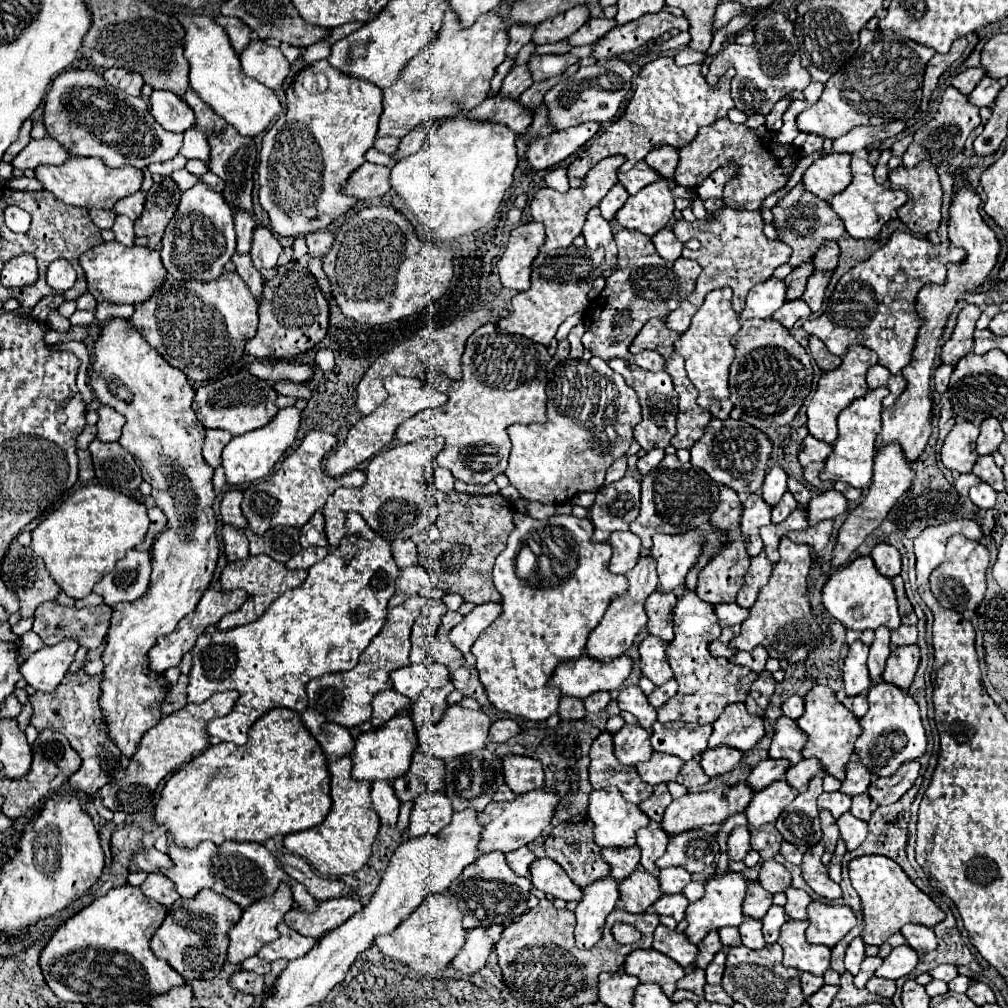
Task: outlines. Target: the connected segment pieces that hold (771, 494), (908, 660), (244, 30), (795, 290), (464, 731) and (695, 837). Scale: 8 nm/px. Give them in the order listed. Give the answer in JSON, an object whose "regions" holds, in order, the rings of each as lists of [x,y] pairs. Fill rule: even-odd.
{"regions":[[[[770,468],[770,472],[766,474],[766,480],[764,480],[764,486],[762,486],[762,498],[766,500],[766,504],[770,504],[770,506],[778,504],[782,494],[788,490],[786,480],[788,480],[788,476],[782,468]]],[[[908,644],[908,646],[896,646],[888,658],[886,670],[882,678],[890,684],[896,684],[902,690],[908,690],[914,674],[920,664],[920,646],[918,644]]],[[[220,16],[220,18],[216,18],[216,22],[226,30],[236,54],[242,54],[244,48],[252,40],[252,30],[242,20],[238,20],[234,16]]],[[[806,262],[806,264],[800,264],[798,268],[794,268],[788,276],[786,276],[786,300],[796,300],[802,296],[804,288],[806,288],[806,280],[808,276],[814,272],[814,266],[812,262]]],[[[460,704],[448,706],[442,720],[438,724],[424,724],[416,728],[418,736],[418,752],[430,754],[440,760],[452,760],[464,754],[472,754],[484,748],[484,742],[488,738],[488,728],[490,728],[490,716],[484,710],[466,710]]],[[[686,830],[670,838],[668,848],[664,856],[656,860],[656,868],[670,868],[670,866],[682,866],[688,872],[702,872],[718,854],[718,844],[712,834],[706,834],[702,830]]]]}

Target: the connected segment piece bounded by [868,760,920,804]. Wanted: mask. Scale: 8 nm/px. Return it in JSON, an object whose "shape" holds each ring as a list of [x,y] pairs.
{"shape":[[[920,760],[904,762],[892,776],[874,778],[868,788],[868,794],[878,804],[892,804],[900,800],[908,788],[912,788],[914,780],[918,778],[918,772],[920,772]]]}

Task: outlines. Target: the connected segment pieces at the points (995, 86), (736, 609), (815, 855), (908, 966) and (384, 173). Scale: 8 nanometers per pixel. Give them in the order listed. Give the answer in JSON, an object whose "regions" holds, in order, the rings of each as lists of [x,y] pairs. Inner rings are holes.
{"regions":[[[[984,76],[980,80],[980,84],[974,88],[974,92],[968,96],[968,102],[974,104],[974,106],[978,106],[978,108],[982,108],[982,106],[990,108],[994,104],[994,100],[996,100],[996,96],[998,96],[1000,90],[1002,90],[1002,82],[1000,80]]],[[[718,604],[716,614],[720,618],[720,626],[728,628],[728,626],[734,626],[734,624],[742,624],[748,616],[748,610],[738,606],[738,604]]],[[[816,844],[812,848],[808,848],[808,852],[804,854],[804,860],[802,860],[802,874],[804,874],[804,880],[808,882],[808,886],[824,896],[824,898],[840,898],[842,896],[842,888],[830,880],[828,876],[828,868],[822,864],[822,854],[824,854],[824,846],[822,844]]],[[[904,944],[904,946],[894,948],[890,952],[890,956],[884,958],[882,966],[876,970],[876,976],[898,980],[898,978],[910,974],[916,964],[918,964],[918,954],[910,946]]],[[[364,162],[358,170],[352,172],[352,176],[346,184],[346,194],[354,196],[358,200],[384,196],[390,190],[388,178],[390,178],[390,168],[378,166],[372,162]]]]}

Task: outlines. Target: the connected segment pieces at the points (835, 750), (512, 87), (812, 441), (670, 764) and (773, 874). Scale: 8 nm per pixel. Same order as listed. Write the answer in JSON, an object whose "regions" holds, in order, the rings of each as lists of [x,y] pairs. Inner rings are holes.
{"regions":[[[[828,684],[814,686],[804,696],[804,702],[806,702],[806,712],[798,718],[798,726],[808,734],[808,742],[802,748],[802,756],[804,758],[816,756],[828,774],[832,774],[838,780],[844,780],[846,764],[850,762],[850,756],[854,752],[854,742],[862,734],[858,718],[842,702],[836,700],[836,694]]],[[[524,64],[524,66],[514,66],[514,68],[510,70],[510,74],[504,78],[502,88],[500,88],[500,94],[506,96],[506,98],[510,96],[512,100],[518,100],[520,94],[522,94],[530,84],[532,84],[532,80],[530,80],[530,72],[528,72],[526,64]]],[[[806,436],[802,446],[800,446],[800,452],[798,452],[798,460],[802,466],[808,466],[812,462],[820,462],[820,460],[826,460],[828,454],[832,452],[832,446],[822,442],[822,440],[816,440],[814,436]]],[[[652,752],[652,758],[636,764],[636,770],[640,774],[640,778],[652,786],[660,784],[660,782],[672,782],[676,780],[678,770],[682,768],[682,760],[678,756],[672,754],[662,754],[662,752]]],[[[764,860],[762,868],[760,868],[760,878],[762,886],[768,892],[784,892],[786,888],[790,888],[790,872],[778,864],[776,860]]]]}

